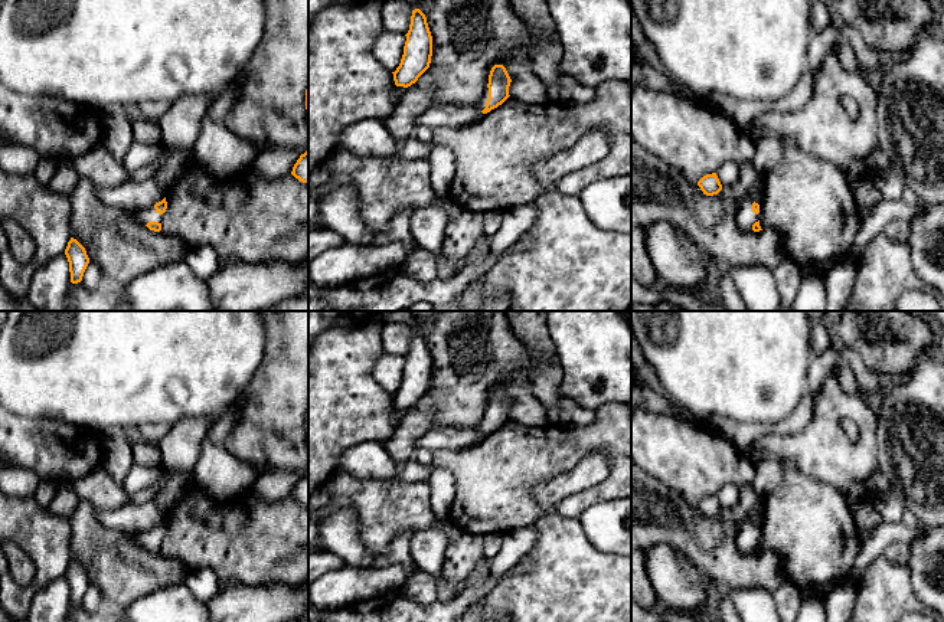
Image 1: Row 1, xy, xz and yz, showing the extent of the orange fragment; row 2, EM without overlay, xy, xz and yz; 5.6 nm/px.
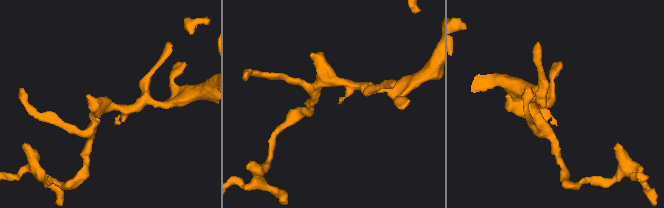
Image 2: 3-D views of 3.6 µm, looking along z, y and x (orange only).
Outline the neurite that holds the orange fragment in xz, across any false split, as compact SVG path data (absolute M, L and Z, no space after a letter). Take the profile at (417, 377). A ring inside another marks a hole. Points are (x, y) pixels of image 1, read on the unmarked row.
M412 333L409 353L399 389L393 396L396 409L408 410L429 390L432 379L432 359L425 337Z

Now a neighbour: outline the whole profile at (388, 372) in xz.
M383 353L383 356L378 360L373 379L391 395L395 395L401 386L404 377L404 369L406 364L406 359L389 353Z

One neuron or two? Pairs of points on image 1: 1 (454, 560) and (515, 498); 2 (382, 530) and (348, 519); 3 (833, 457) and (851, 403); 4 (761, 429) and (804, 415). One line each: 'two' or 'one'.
1: two
2: two
3: one
4: one

